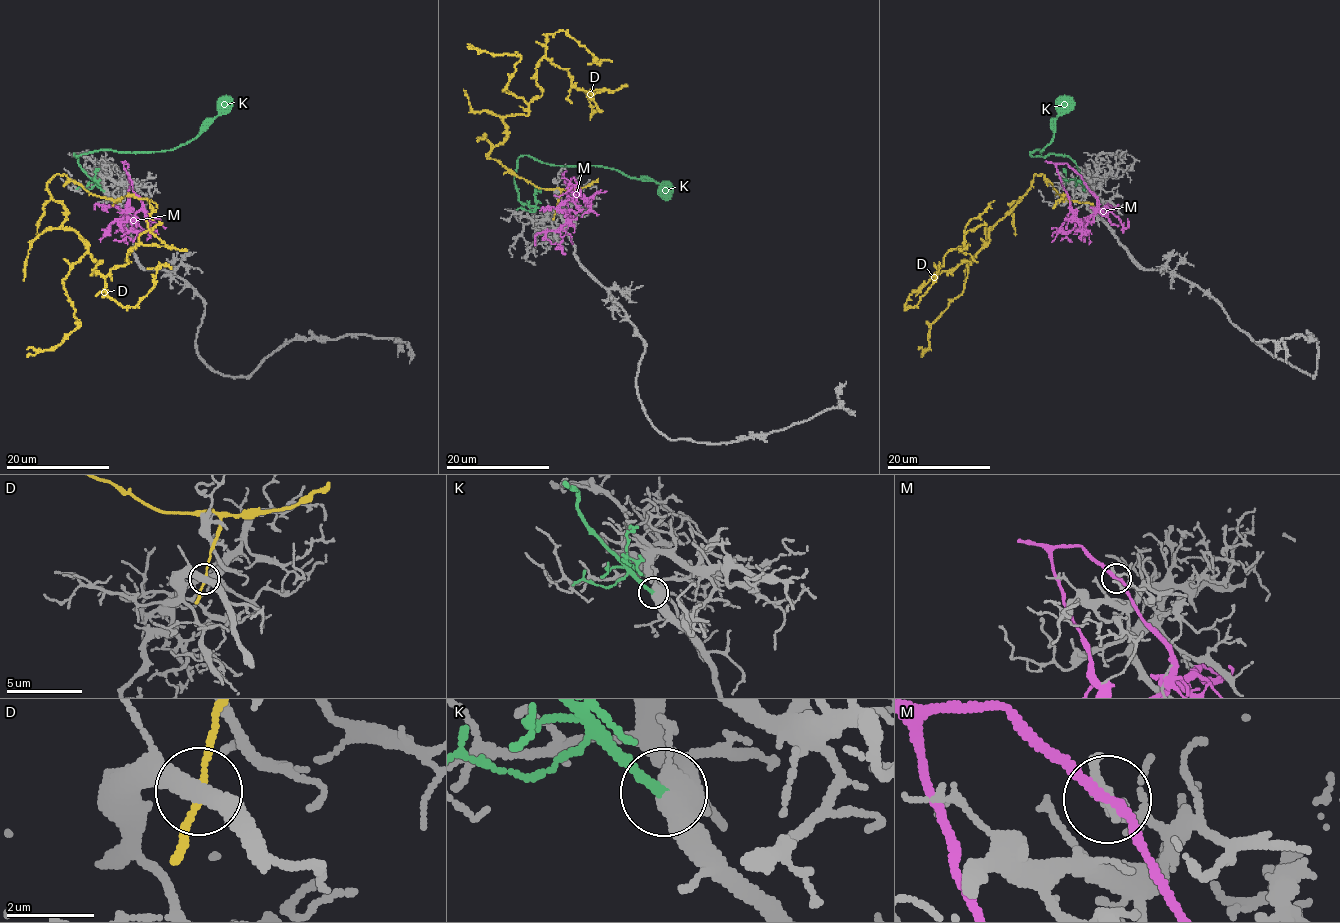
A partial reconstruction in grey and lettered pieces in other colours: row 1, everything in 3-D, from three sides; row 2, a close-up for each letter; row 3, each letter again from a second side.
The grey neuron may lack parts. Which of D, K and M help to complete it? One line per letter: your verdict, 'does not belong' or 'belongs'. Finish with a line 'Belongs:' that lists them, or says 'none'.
D: does not belong
K: belongs
M: does not belong
Belongs: K

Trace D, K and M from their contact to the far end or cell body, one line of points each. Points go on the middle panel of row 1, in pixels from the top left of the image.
D: (555, 212), (557, 188), (488, 153), (539, 97), (543, 58), (605, 90), (589, 91), (590, 120)
K: (545, 209), (519, 200), (514, 179), (520, 156), (529, 155), (548, 164), (616, 169), (656, 181), (670, 196)
M: (568, 204), (570, 212), (568, 222), (560, 206), (573, 197), (572, 186), (561, 195), (554, 195)

